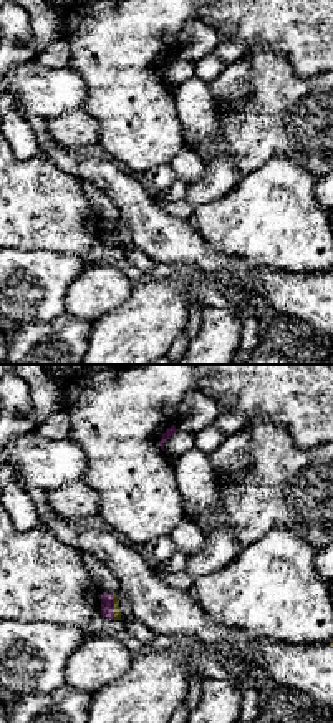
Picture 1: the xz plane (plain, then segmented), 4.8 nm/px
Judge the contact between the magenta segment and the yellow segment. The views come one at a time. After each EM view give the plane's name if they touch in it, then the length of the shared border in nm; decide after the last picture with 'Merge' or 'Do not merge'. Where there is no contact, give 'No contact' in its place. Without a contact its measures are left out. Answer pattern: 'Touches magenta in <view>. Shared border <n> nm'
Touches magenta in xz. Shared border 130 nm

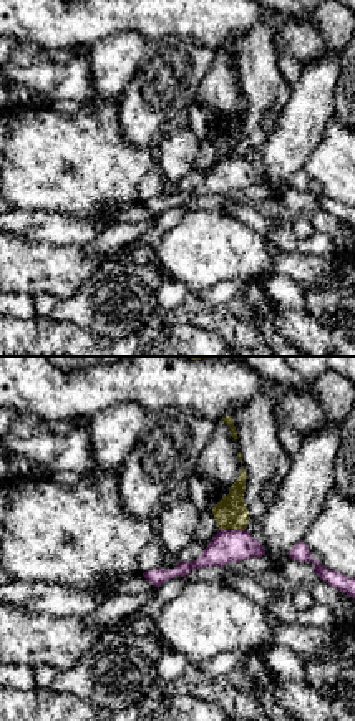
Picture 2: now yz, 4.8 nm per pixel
Touches magenta in yz. Shared border 130 nm

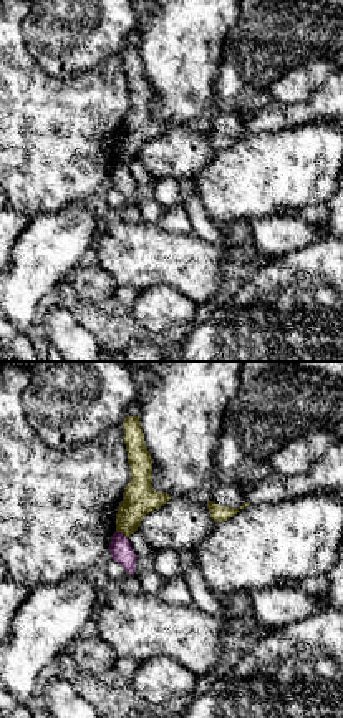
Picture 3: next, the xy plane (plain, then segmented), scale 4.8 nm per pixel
Touches magenta in xy. Shared border 70 nm

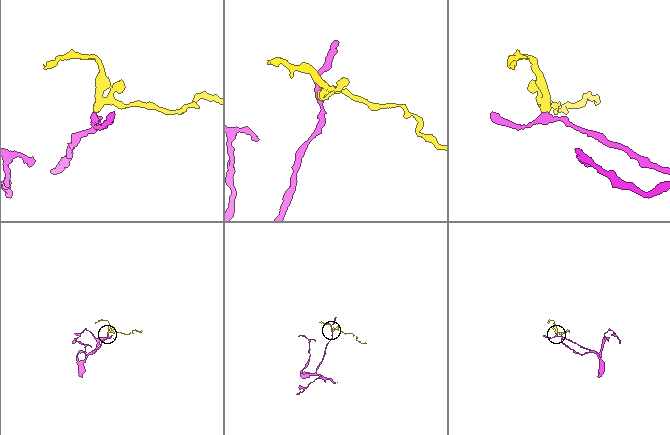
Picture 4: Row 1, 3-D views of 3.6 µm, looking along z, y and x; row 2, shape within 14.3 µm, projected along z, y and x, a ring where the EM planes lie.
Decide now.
Do not merge

